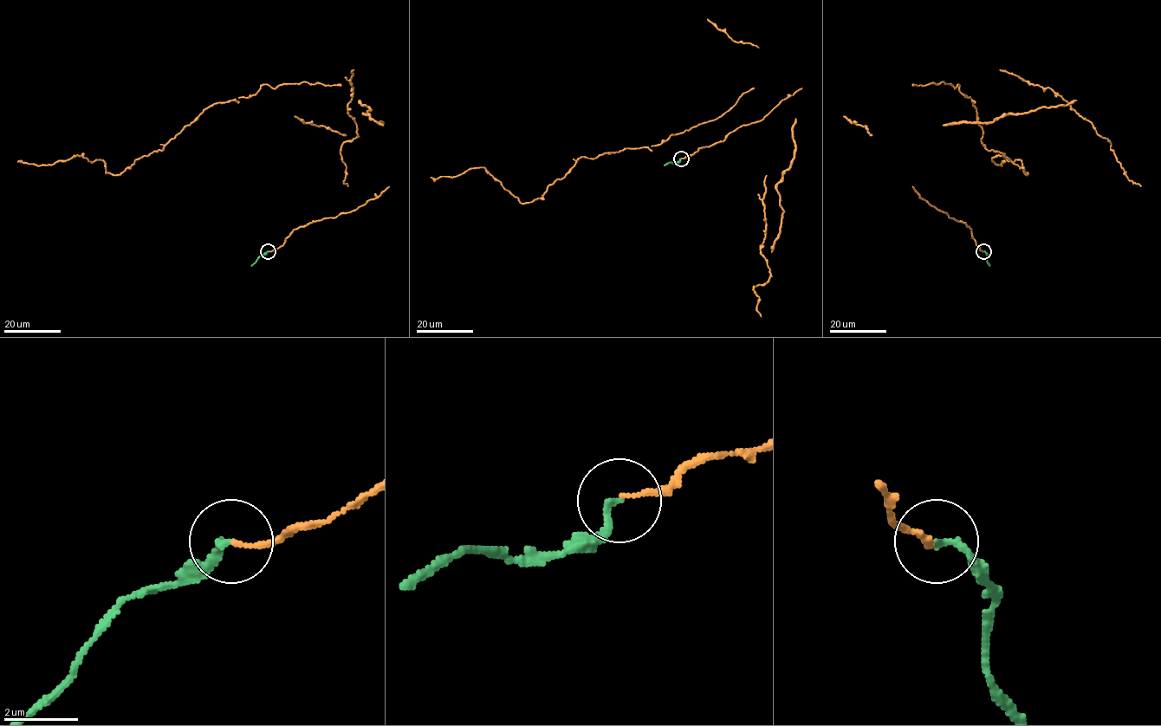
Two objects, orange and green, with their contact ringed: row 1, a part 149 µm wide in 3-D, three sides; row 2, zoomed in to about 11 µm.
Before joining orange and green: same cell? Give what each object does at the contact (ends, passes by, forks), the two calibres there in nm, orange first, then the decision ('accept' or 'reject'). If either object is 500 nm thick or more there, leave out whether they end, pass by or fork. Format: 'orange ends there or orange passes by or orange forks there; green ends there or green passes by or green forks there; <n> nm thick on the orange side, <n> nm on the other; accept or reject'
orange ends there; green ends there; 120 nm thick on the orange side, 190 nm on the other; accept

